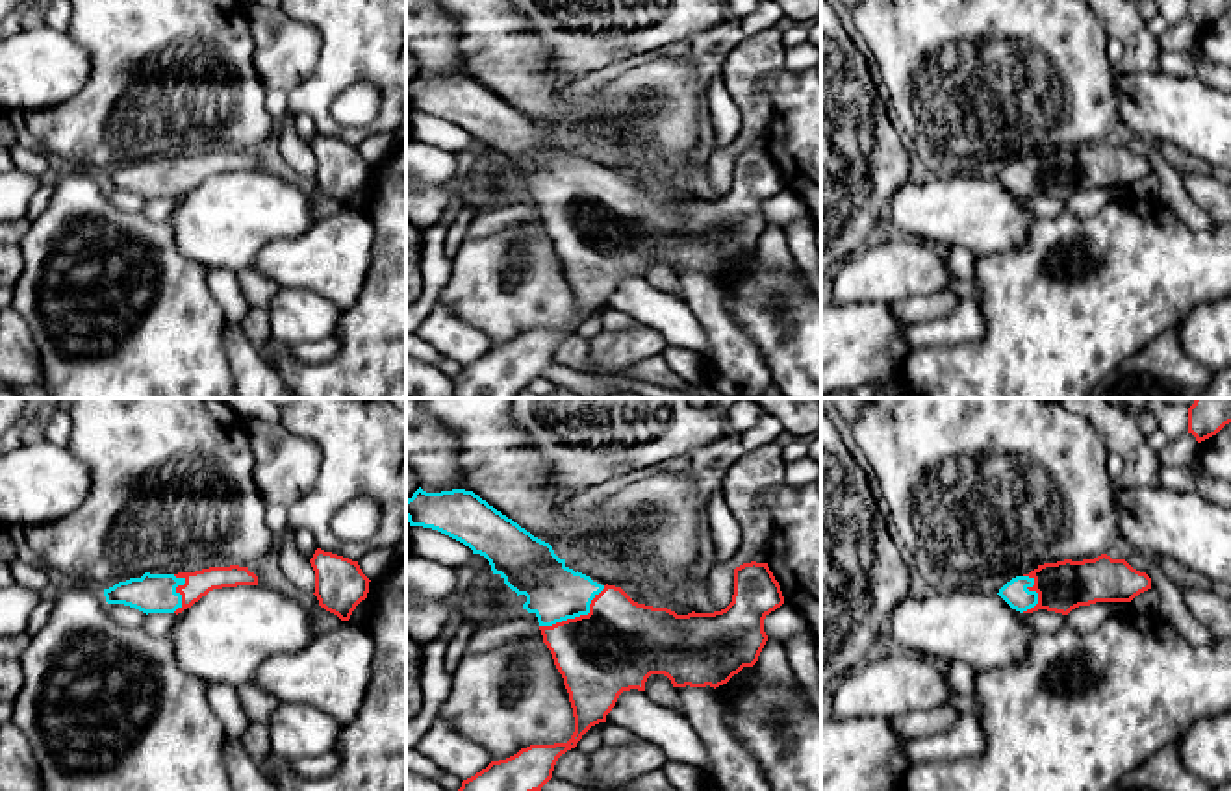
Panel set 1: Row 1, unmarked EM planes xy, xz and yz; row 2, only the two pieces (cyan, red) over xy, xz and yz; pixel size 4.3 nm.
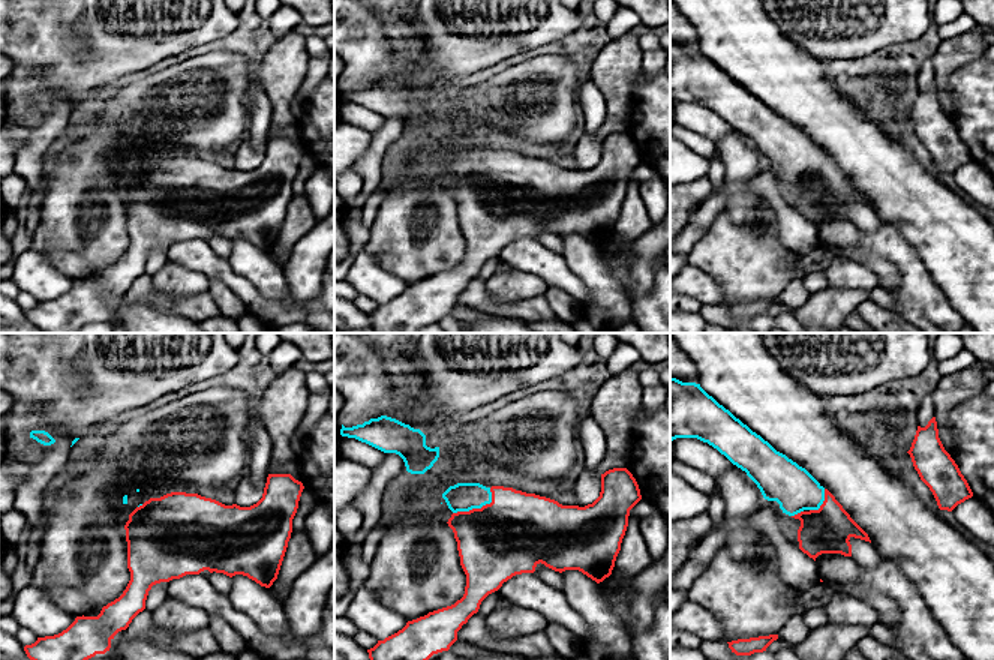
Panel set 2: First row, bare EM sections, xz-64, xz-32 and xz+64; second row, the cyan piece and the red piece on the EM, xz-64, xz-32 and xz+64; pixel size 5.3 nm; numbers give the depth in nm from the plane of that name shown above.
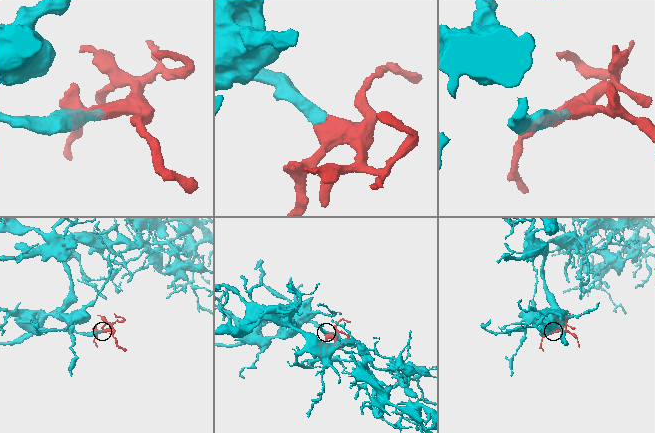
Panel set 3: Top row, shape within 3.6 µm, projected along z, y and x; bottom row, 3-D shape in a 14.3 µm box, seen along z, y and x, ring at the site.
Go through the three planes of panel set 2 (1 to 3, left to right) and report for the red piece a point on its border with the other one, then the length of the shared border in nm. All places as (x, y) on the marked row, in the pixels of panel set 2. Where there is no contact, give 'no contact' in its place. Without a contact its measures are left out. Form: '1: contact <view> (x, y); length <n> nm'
1: contact xz-64 (140, 504); length 40 nm
2: contact xz-32 (479, 507); length 240 nm
3: contact xz+64 (822, 503); length 150 nm

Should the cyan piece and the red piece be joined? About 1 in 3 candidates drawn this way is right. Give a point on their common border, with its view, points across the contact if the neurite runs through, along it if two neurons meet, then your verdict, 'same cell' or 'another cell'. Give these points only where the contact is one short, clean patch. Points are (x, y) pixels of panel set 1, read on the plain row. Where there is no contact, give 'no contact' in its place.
meets cyan in xz at (577, 200); runs through xz (555, 178), (577, 200), (620, 228); same cell

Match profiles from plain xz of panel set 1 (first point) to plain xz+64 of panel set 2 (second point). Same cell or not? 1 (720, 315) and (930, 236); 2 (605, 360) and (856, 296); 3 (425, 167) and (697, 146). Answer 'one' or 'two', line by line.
1: two
2: one
3: one

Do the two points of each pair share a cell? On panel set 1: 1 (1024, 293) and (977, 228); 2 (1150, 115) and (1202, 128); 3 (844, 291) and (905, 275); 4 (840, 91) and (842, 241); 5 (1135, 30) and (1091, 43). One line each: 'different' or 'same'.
1: different
2: same
3: same
4: same
5: different

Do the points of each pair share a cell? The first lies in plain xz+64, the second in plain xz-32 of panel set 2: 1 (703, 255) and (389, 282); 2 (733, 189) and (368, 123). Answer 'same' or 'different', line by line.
1: different
2: same

